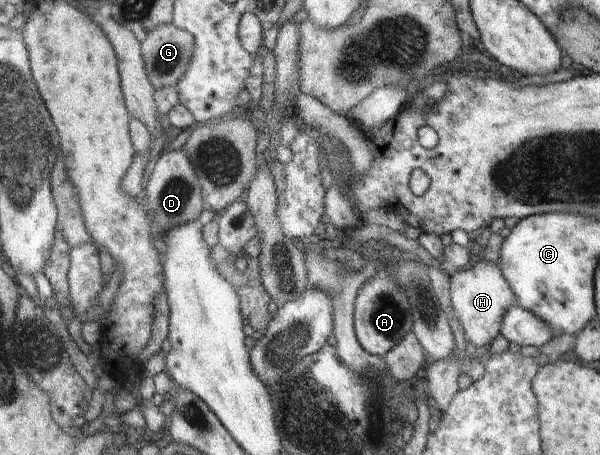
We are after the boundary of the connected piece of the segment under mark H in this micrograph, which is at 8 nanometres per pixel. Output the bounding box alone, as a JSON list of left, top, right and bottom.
[450,260,518,354]

